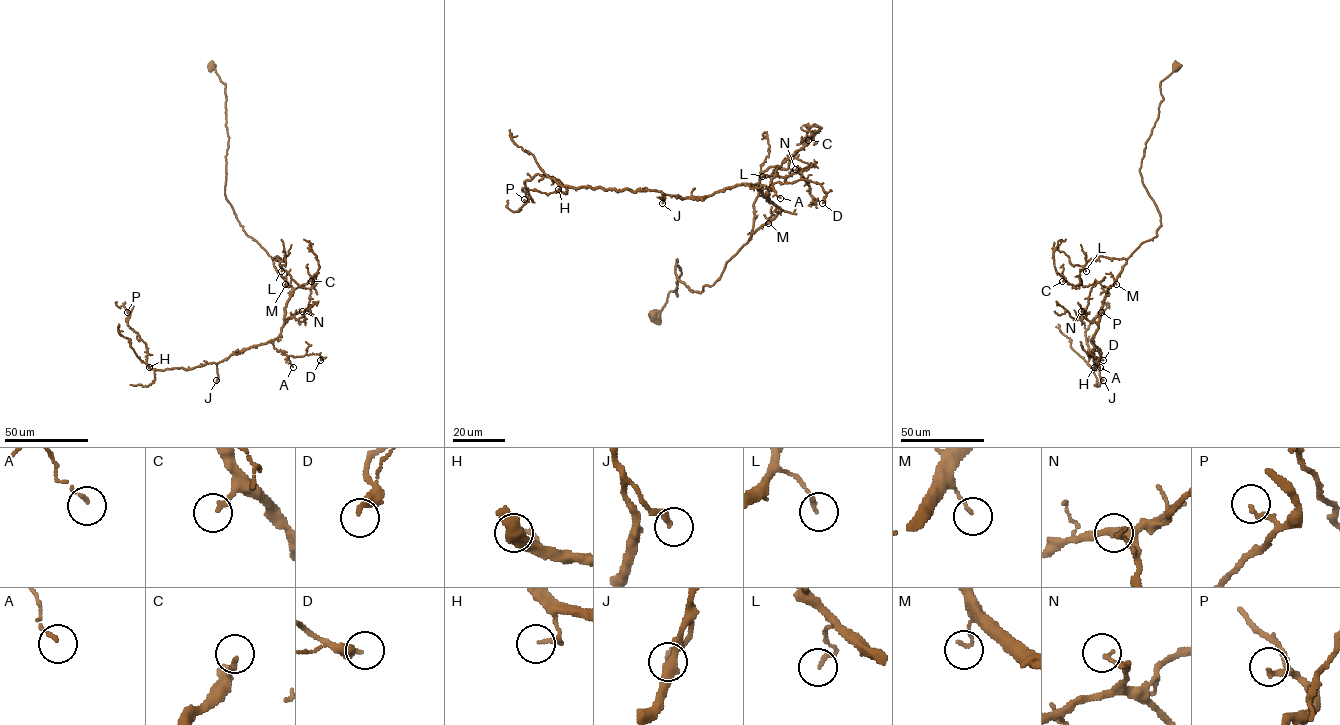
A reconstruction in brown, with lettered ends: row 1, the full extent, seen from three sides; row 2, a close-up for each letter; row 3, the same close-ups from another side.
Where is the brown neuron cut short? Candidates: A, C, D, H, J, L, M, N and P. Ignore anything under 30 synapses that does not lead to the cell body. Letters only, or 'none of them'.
none of them

